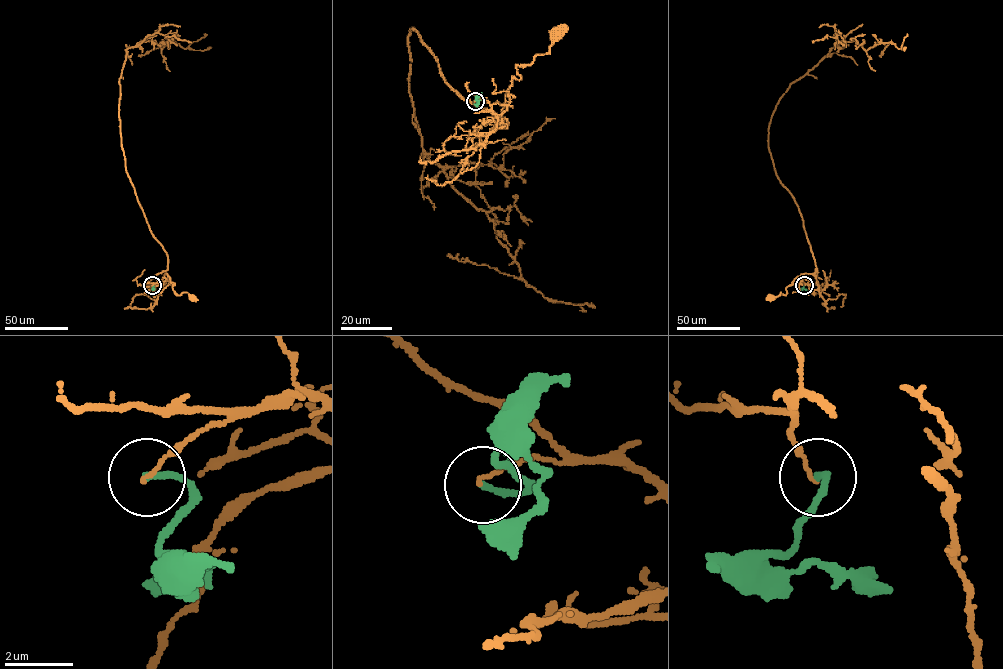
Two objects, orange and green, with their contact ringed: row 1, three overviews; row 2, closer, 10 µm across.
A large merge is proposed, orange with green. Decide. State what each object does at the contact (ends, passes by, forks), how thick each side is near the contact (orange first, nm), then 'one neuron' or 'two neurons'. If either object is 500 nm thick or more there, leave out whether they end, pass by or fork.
orange ends | green ends | 90/200 nm | two neurons

